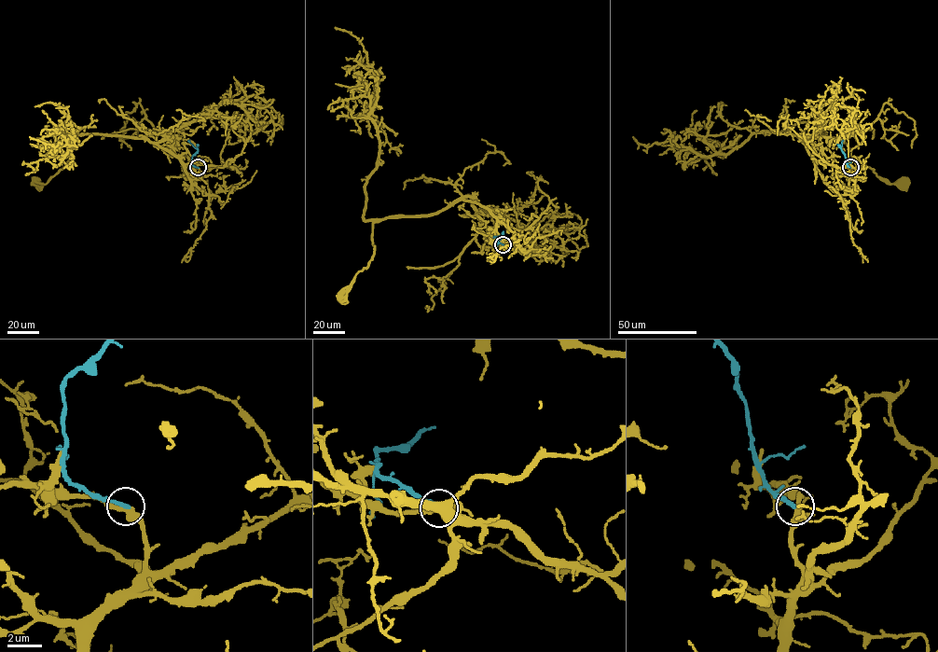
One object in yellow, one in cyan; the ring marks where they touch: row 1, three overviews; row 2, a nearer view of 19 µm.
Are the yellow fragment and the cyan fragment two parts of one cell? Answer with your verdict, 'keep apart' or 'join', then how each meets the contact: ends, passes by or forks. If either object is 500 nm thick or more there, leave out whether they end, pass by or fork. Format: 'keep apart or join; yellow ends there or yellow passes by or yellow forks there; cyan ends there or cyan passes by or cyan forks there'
keep apart; yellow forks there; cyan ends there

